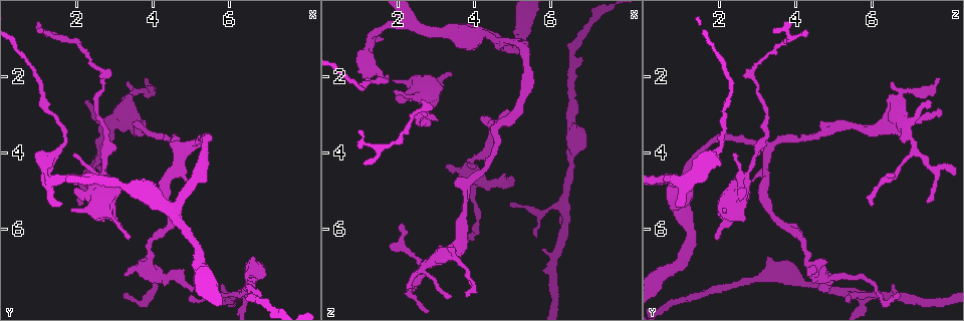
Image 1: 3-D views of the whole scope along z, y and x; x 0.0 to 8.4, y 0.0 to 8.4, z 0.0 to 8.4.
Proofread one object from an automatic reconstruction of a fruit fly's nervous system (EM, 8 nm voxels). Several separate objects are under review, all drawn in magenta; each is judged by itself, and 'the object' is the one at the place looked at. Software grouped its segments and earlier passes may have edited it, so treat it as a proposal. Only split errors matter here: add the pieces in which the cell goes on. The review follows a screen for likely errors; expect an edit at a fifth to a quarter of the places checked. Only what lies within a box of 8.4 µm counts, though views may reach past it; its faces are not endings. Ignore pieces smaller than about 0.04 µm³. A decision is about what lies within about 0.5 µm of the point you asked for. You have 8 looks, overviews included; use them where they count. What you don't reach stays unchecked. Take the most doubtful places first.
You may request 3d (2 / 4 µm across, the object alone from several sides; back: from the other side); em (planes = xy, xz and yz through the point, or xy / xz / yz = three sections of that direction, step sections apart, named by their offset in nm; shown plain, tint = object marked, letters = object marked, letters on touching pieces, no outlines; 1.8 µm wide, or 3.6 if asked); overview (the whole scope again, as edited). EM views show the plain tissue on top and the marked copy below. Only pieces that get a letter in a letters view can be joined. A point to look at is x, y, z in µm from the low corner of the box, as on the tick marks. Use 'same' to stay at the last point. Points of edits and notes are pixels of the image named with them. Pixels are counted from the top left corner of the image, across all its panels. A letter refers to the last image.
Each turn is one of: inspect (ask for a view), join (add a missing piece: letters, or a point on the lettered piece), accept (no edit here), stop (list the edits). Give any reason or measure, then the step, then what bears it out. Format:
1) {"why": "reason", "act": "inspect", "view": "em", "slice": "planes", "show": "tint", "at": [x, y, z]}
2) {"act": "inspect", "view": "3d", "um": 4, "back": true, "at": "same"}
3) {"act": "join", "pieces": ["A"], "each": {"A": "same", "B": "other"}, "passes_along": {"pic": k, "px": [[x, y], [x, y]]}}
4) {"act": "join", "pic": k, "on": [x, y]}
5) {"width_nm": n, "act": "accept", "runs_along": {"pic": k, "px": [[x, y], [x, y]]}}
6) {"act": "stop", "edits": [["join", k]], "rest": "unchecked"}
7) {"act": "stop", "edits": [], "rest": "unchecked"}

{"why": "branch stops here", "act": "inspect", "view": "3d", "um": 4, "at": [3.35, 6.25, 1.95]}

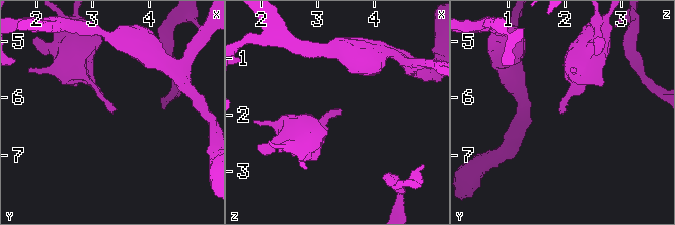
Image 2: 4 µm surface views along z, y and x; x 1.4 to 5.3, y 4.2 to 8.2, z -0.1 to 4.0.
{"why": "now the EM", "act": "inspect", "view": "em", "slice": "planes", "show": "letters", "at": [3.40, 6.25, 1.95]}

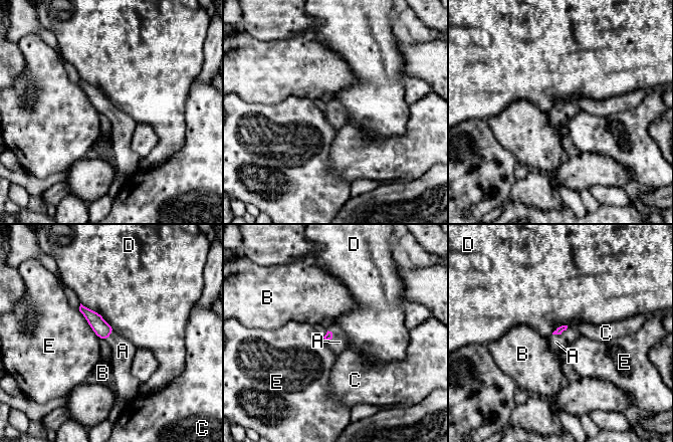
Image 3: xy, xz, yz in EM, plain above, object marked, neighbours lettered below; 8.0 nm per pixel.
{"longest_contact_nm": ["D", 360], "act": "join", "pieces": ["A"], "each": {"A": "same", "B": "other", "C": "other", "D": "other", "E": "other"}, "passes_along": {"pic": 3, "px": [[558, 329], [561, 334], [555, 342]]}, "found": "it goes on there"}

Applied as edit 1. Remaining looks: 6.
{"act": "inspect", "view": "overview"}

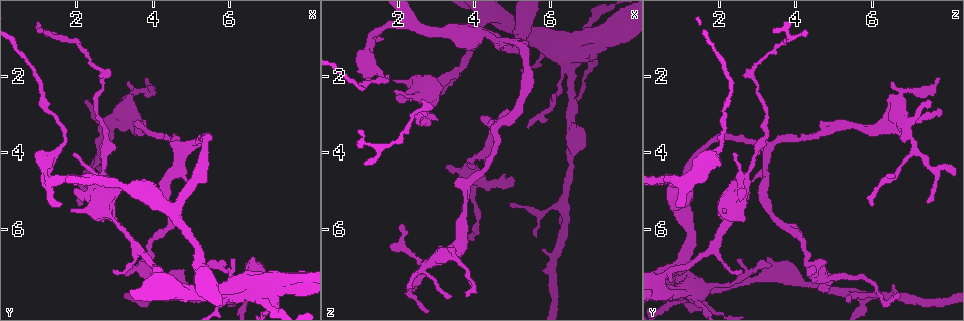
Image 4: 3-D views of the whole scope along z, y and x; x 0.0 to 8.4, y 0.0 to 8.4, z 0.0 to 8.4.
{"why": "calibre changes", "act": "inspect", "view": "3d", "um": 2, "at": [3.95, 6.85, 4.30]}

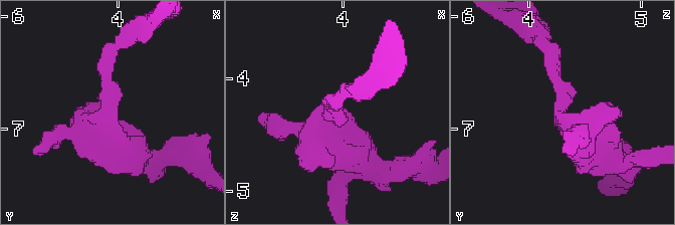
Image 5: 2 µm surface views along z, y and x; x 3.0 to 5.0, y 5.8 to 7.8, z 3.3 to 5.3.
{"why": "now the EM", "act": "inspect", "view": "em", "slice": "planes", "show": "letters", "at": [3.92, 6.88, 4.28]}

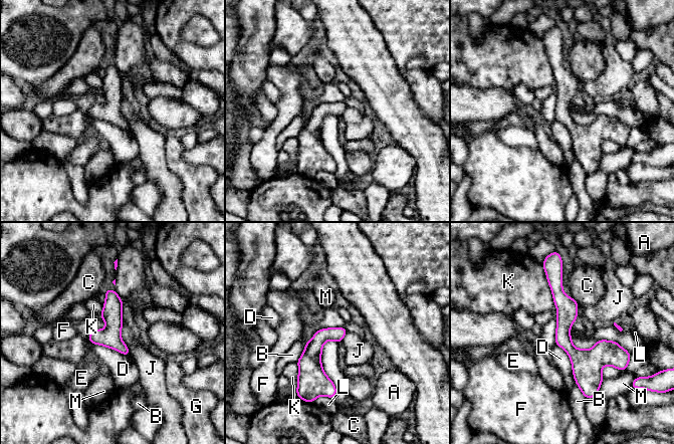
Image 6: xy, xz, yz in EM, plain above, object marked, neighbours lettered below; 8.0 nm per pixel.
{"longest_contact_nm": ["D", 360], "act": "accept", "each": {"A": "other", "B": "other", "C": "other", "D": "other", "E": "other", "F": "other", "G": "other", "J": "other", "K": "other", "L": "other", "M": "other"}, "border": {"pic": 6, "px": [[122, 326], [121, 339], [130, 355]]}, "found": "none of them fits"}

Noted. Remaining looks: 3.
{"why": "thin end", "act": "inspect", "view": "3d", "um": 2, "at": [5.70, 7.65, 6.20]}

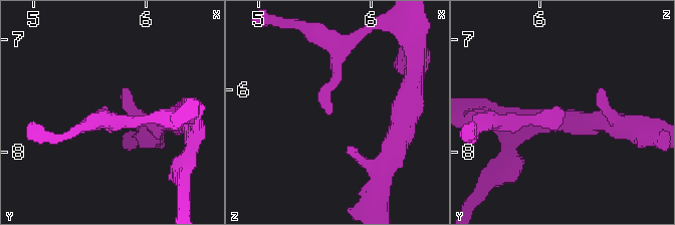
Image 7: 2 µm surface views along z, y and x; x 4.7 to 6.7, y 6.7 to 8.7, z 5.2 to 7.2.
{"why": "need the tissue", "act": "inspect", "view": "em", "slice": "planes", "show": "letters", "at": [5.62, 7.66, 6.22]}

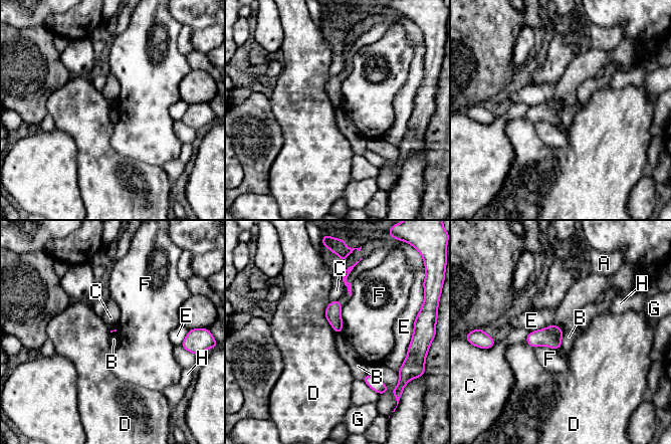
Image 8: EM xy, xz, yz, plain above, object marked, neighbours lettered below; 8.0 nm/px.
{"act": "accept", "each": {"A": "other", "B": "other", "C": "other", "D": "other", "E": "other", "F": "other", "G": "other", "H": "other"}, "border": {"pic": 8, "px": [[564, 330], [560, 346]]}, "found": "no lettered piece goes on from it"}

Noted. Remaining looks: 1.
{"act": "stop", "edits": [["join", 3]], "rest": "unchecked"}

